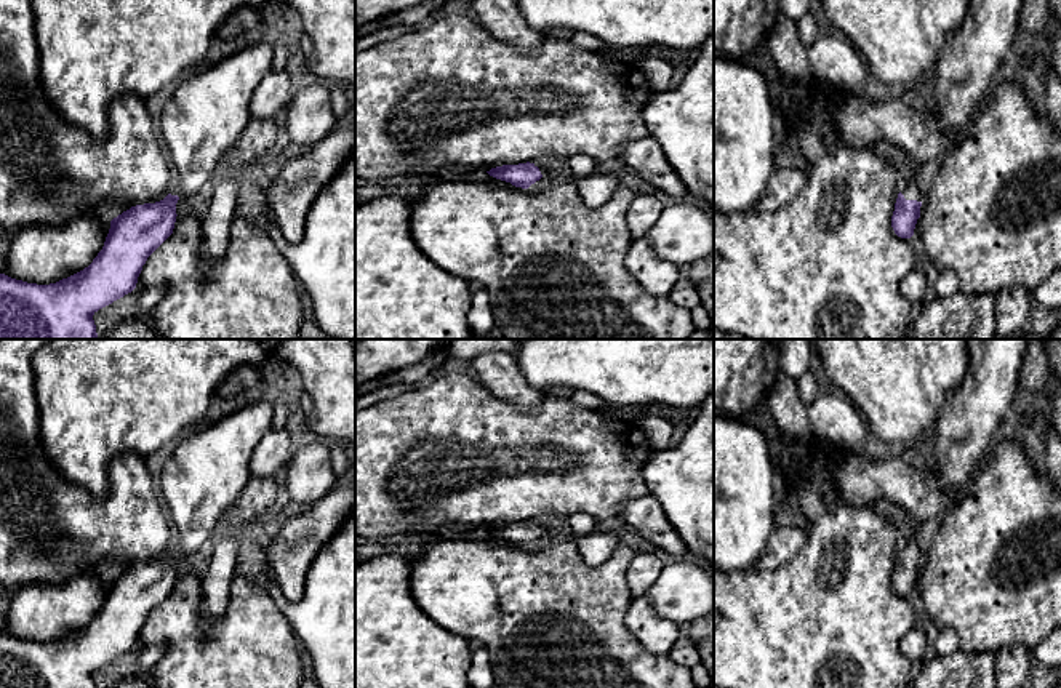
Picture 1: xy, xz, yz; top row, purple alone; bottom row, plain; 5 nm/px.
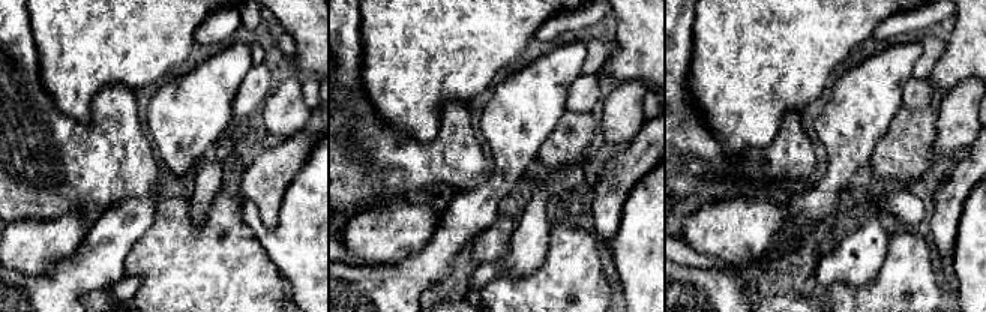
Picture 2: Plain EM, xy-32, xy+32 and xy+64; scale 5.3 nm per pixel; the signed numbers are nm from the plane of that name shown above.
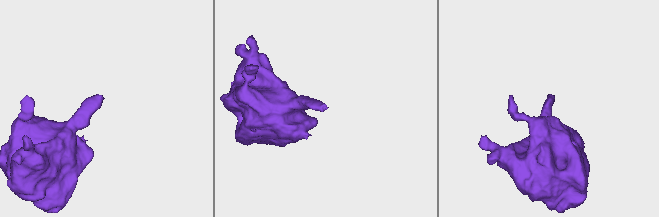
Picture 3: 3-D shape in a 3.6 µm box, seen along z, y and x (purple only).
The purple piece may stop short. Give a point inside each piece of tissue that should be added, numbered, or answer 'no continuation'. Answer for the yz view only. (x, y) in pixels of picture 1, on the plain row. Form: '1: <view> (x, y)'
1: yz (909, 548)

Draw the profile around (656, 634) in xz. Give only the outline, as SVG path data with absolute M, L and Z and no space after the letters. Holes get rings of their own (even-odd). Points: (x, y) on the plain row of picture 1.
M647 597L634 598L624 624L637 642L653 654L669 654L679 638L679 626L661 618Z

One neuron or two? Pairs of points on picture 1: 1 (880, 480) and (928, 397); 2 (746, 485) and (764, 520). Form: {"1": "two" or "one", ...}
{"1": "two", "2": "one"}

